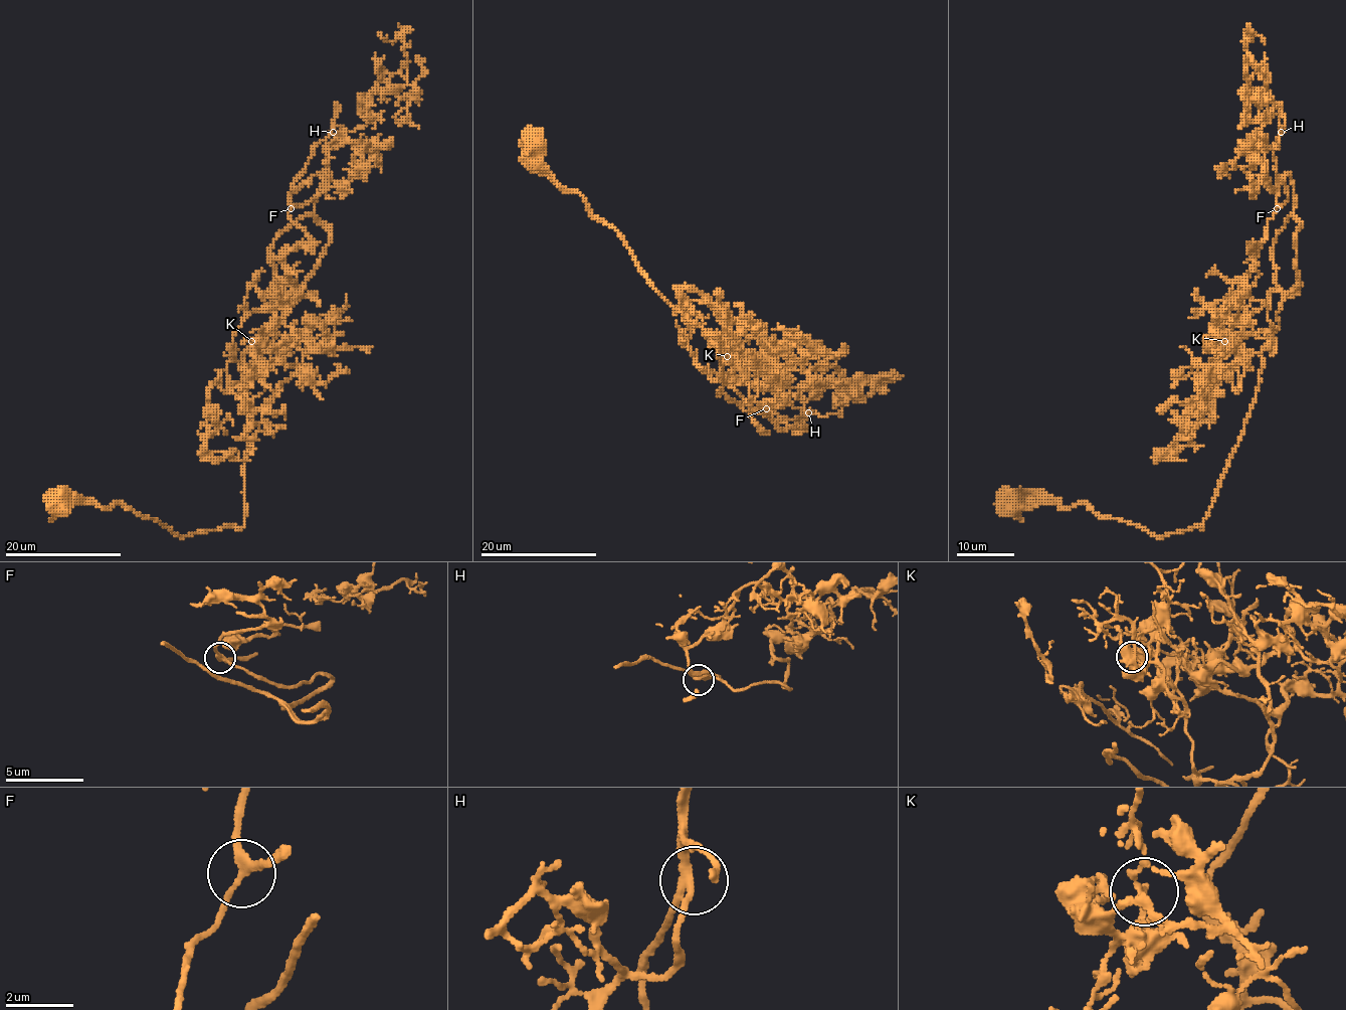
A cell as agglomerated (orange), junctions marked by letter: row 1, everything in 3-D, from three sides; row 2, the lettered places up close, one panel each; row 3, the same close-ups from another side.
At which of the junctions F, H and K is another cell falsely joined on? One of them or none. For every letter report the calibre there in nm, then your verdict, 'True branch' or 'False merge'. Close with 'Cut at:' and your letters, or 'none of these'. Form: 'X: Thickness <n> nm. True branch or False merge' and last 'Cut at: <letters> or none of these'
F: Thickness 190 nm. True branch
H: Thickness 220 nm. True branch
K: Thickness 150 nm. True branch
Cut at: none of these

